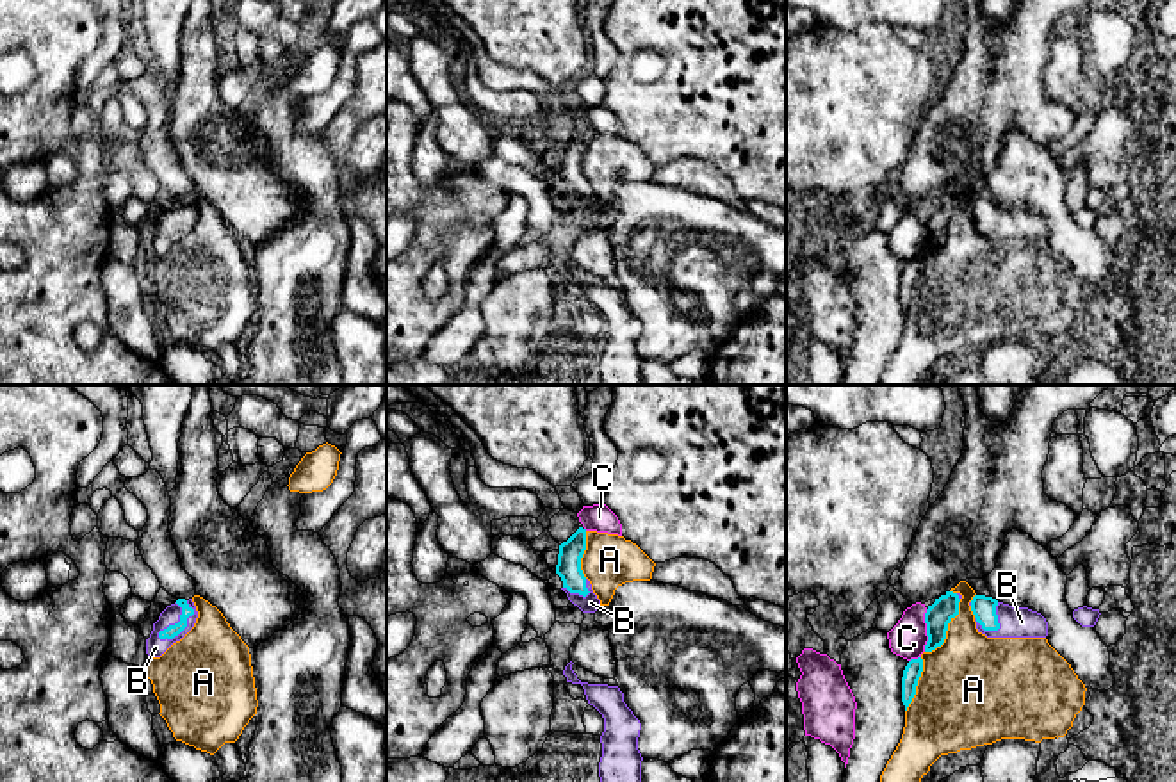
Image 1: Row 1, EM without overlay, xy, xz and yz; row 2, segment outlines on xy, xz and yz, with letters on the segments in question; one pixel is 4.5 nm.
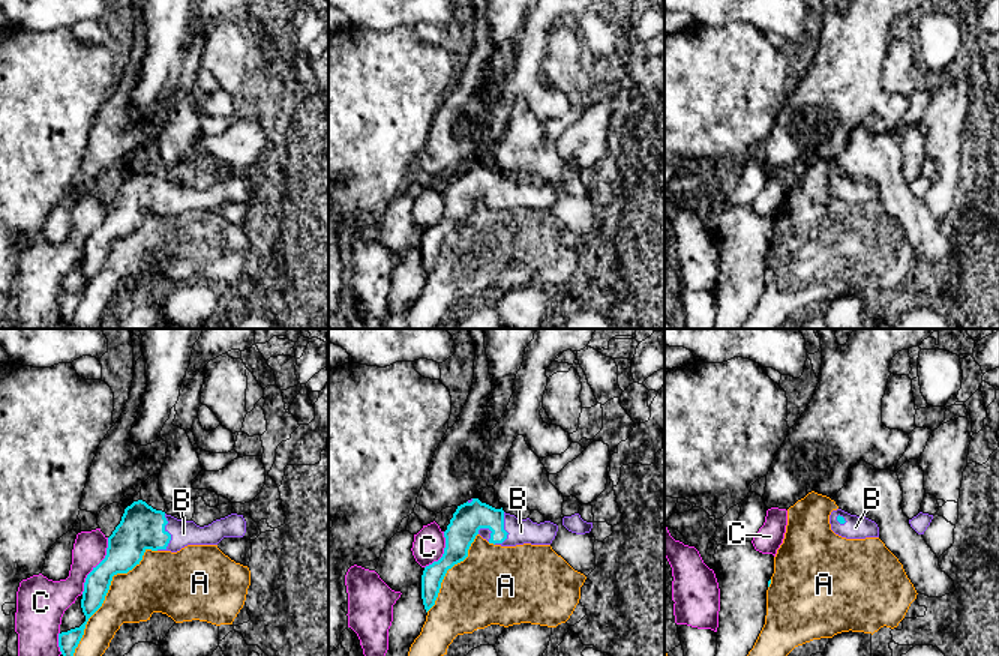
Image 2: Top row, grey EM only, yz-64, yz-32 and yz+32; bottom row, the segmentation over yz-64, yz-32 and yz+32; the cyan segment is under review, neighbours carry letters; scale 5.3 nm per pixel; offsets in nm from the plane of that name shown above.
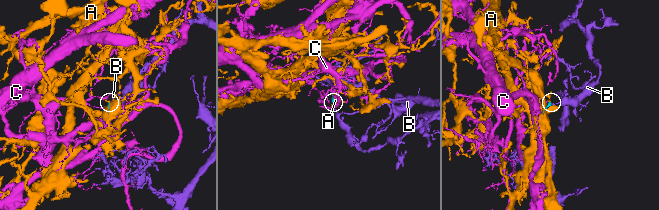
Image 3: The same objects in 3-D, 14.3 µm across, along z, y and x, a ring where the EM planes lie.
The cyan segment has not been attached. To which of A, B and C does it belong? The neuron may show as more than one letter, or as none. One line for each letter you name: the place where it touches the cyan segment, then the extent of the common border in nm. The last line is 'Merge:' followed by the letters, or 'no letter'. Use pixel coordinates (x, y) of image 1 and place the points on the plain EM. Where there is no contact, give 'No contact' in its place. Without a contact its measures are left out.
B: Touches cyan at xy (184, 228). Shared border 220 nm
Merge: B

